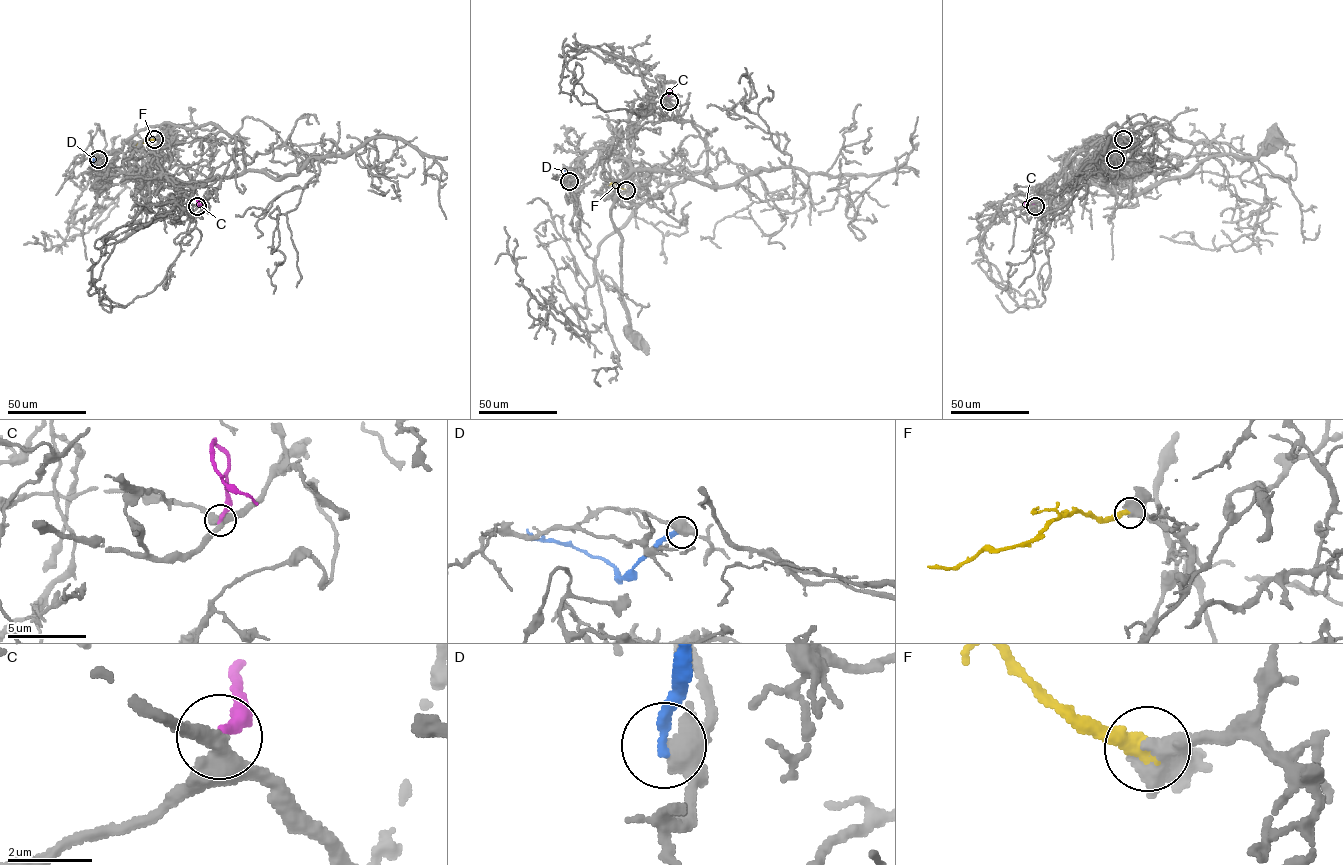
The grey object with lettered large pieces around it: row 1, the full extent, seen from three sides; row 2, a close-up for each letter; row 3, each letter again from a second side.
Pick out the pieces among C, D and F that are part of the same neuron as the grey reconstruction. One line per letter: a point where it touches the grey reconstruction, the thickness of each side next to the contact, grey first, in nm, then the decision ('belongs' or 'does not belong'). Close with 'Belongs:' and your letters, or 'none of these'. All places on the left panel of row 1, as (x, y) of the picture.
C: contact (197, 206); calibres 400 and 280 nm; does not belong
D: contact (98, 159); calibres 460 and 240 nm; does not belong
F: contact (154, 139); calibres 480 and 400 nm; belongs
Belongs: F

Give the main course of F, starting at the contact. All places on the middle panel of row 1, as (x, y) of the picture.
F: (626, 190), (617, 183), (606, 184)

